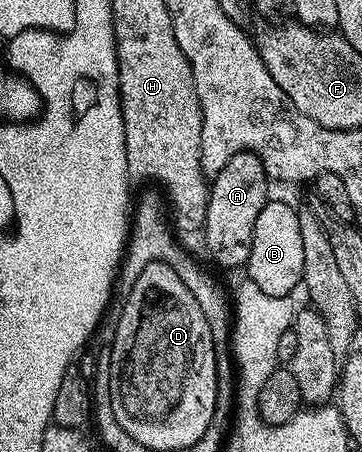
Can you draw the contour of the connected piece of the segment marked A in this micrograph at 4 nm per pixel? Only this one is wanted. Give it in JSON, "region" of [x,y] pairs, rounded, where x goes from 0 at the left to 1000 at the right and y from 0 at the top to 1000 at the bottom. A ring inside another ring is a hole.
{"region":[[[702,334],[649,338],[649,347],[638,347],[638,356],[627,356],[627,365],[616,365],[616,374],[605,374],[605,383],[586,389],[566,445],[561,531],[566,529],[569,542],[577,544],[591,577],[610,591],[674,593],[685,584],[693,560],[693,524],[704,515],[704,480],[715,480],[727,454],[746,447],[749,440],[743,387],[732,381],[732,361],[735,354],[724,345],[707,343]]]}

